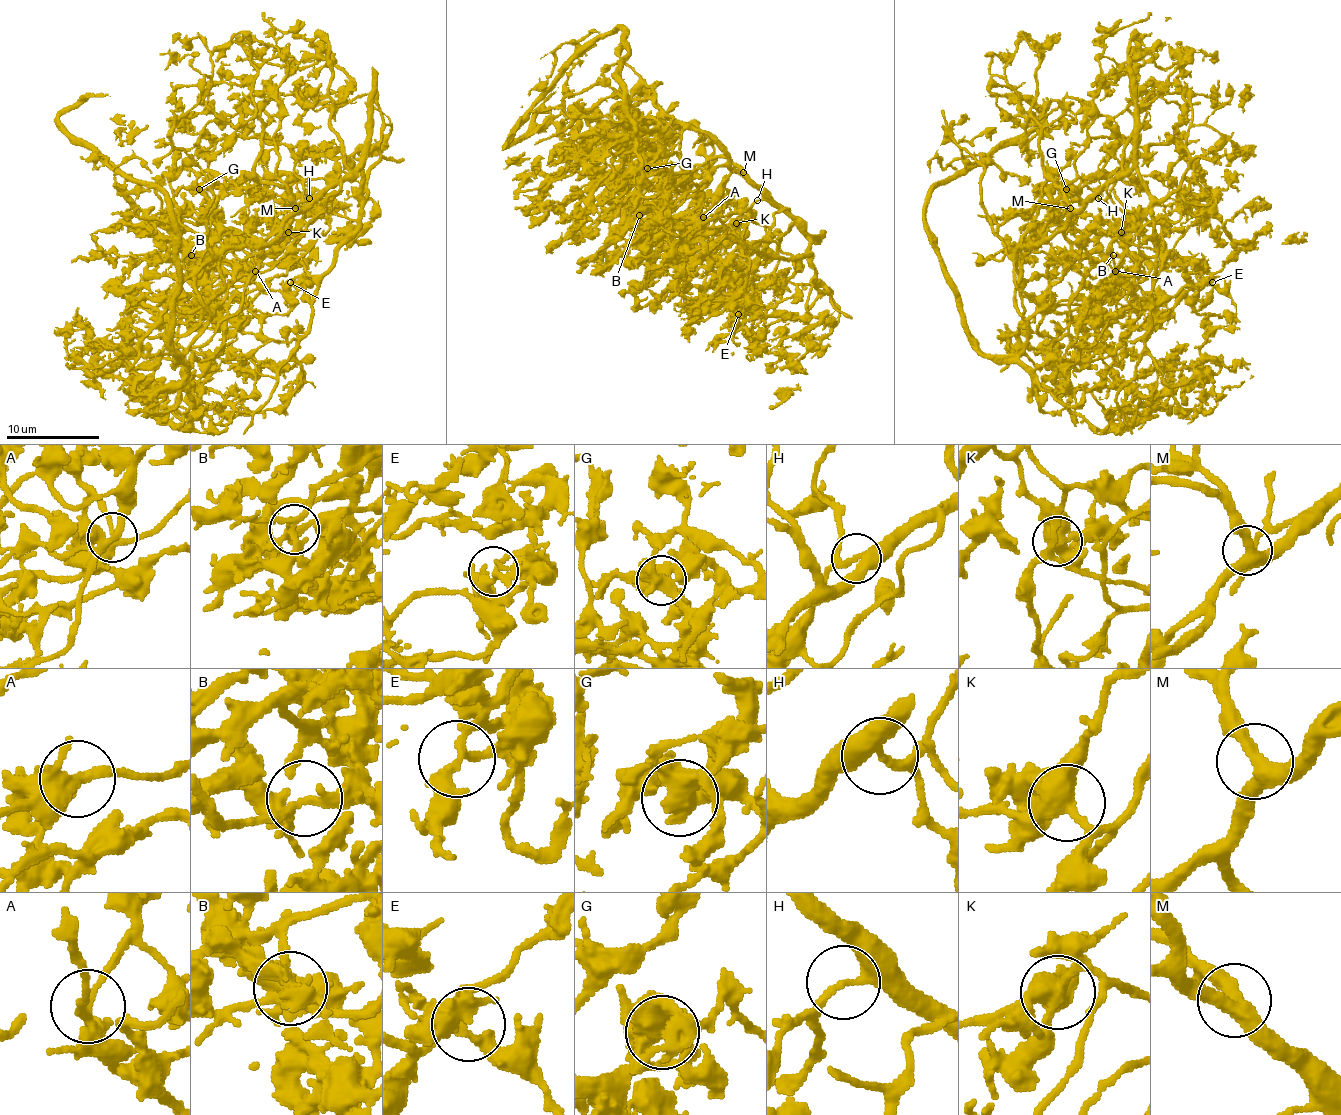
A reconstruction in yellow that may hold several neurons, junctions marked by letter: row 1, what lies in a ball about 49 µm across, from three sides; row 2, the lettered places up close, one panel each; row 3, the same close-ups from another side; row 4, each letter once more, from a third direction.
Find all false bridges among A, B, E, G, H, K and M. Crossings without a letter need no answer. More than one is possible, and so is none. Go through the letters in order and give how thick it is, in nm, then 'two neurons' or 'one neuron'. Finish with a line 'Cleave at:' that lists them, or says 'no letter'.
A: calibre 240 nm; one neuron
B: calibre 240 nm; two neurons
E: calibre 280 nm; one neuron
G: calibre 480 nm; two neurons
H: calibre 220 nm; two neurons
K: calibre 480 nm; one neuron
M: calibre 380 nm; one neuron
Cleave at: B, G, H

